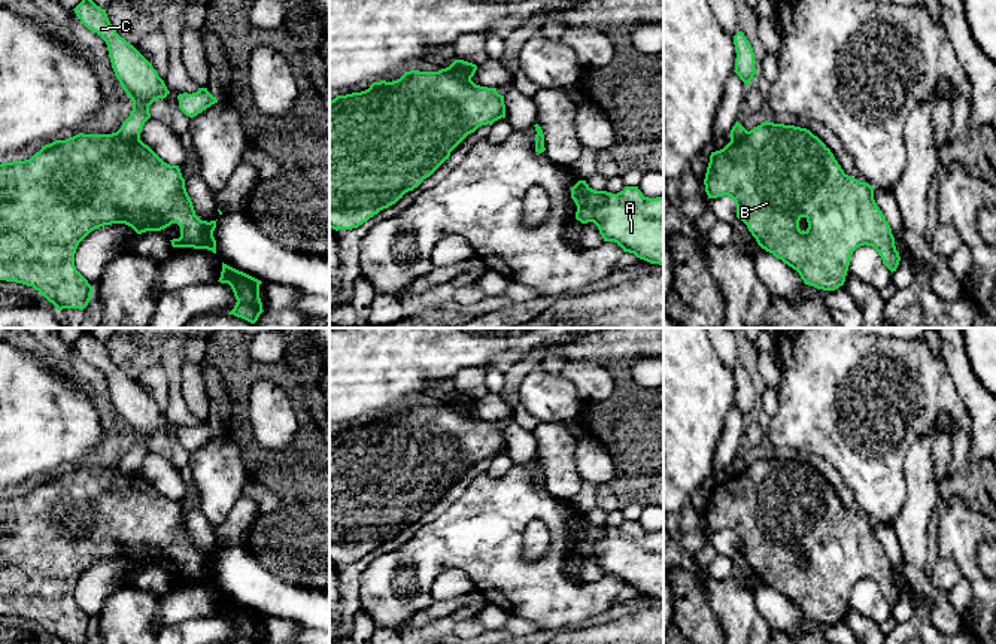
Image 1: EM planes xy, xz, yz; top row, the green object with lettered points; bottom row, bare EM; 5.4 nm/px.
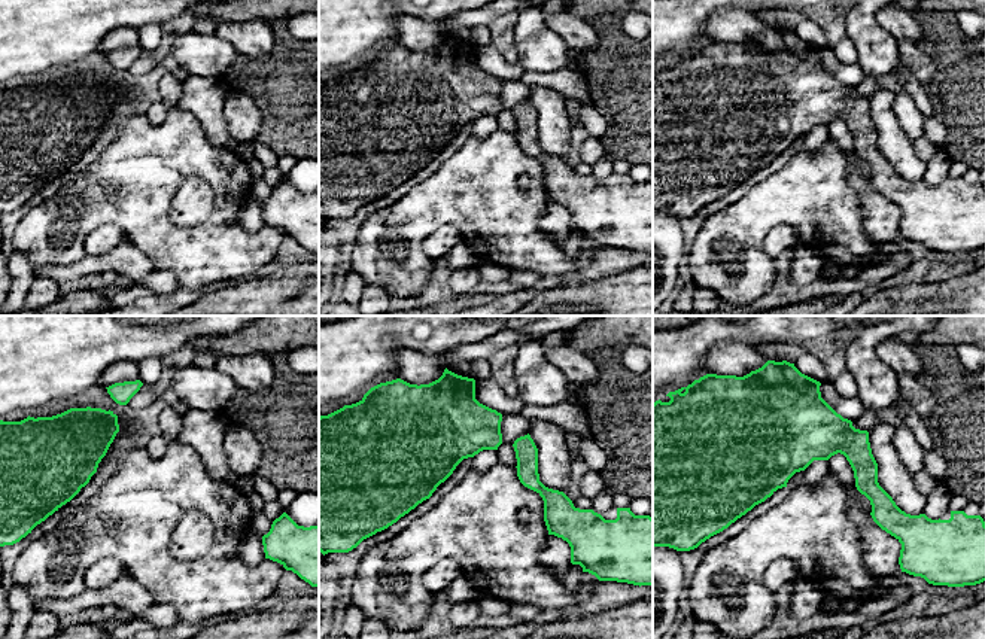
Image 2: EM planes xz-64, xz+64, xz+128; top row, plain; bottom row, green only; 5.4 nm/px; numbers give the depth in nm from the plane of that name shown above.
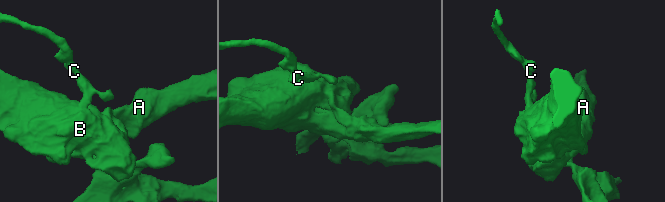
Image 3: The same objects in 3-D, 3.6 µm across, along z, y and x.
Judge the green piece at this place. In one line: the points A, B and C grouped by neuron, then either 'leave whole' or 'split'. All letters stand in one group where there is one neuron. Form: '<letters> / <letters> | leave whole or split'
A B / C | split

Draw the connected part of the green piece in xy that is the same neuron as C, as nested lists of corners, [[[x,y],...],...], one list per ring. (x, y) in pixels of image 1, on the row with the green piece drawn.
[[[82,0],[73,10],[88,30],[106,42],[115,76],[133,101],[133,110],[116,134],[124,140],[140,139],[143,125],[151,118],[149,106],[168,94],[164,80],[152,64],[116,33],[106,9],[92,0]]]

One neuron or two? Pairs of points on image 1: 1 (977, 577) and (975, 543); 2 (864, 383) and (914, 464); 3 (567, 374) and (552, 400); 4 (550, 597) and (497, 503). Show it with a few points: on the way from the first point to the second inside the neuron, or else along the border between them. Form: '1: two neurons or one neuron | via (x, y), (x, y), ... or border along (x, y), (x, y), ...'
1: one neuron | via (972, 568), (972, 552)
2: two neurons | border along (934, 428), (907, 453), (904, 477), (908, 488)
3: two neurons | border along (558, 376), (568, 382), (583, 401)
4: one neuron | via (527, 574), (497, 544), (497, 526)

